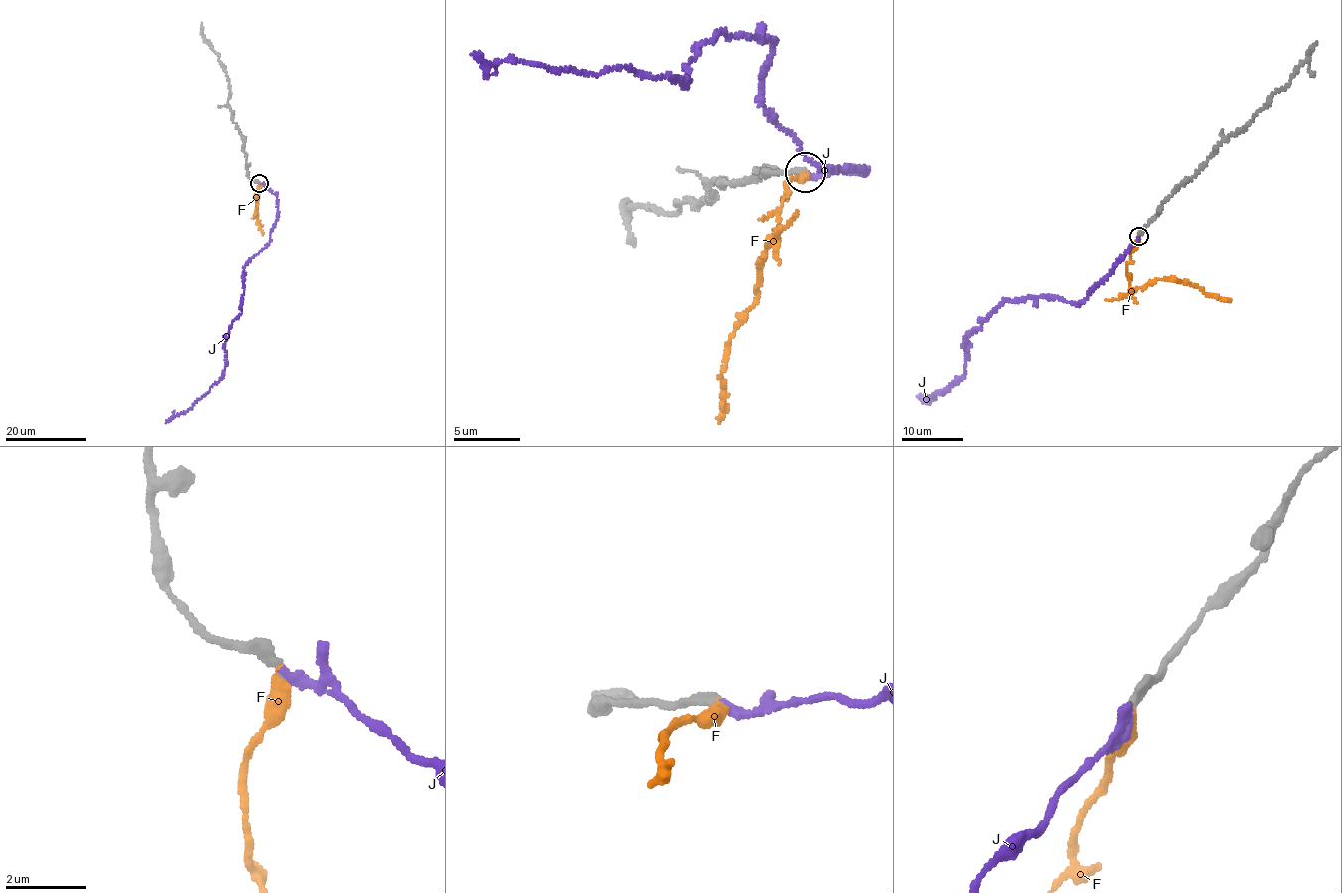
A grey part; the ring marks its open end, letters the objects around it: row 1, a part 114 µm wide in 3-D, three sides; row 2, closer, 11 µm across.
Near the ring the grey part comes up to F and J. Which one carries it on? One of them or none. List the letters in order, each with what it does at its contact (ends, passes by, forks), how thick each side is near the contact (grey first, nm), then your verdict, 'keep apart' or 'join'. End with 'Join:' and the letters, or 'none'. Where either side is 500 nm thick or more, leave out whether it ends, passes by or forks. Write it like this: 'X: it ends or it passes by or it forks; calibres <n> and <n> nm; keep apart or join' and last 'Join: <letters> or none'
F: it ends; calibres 280 and 320 nm; keep apart
J: it ends; calibres 280 and 200 nm; join
Join: J

